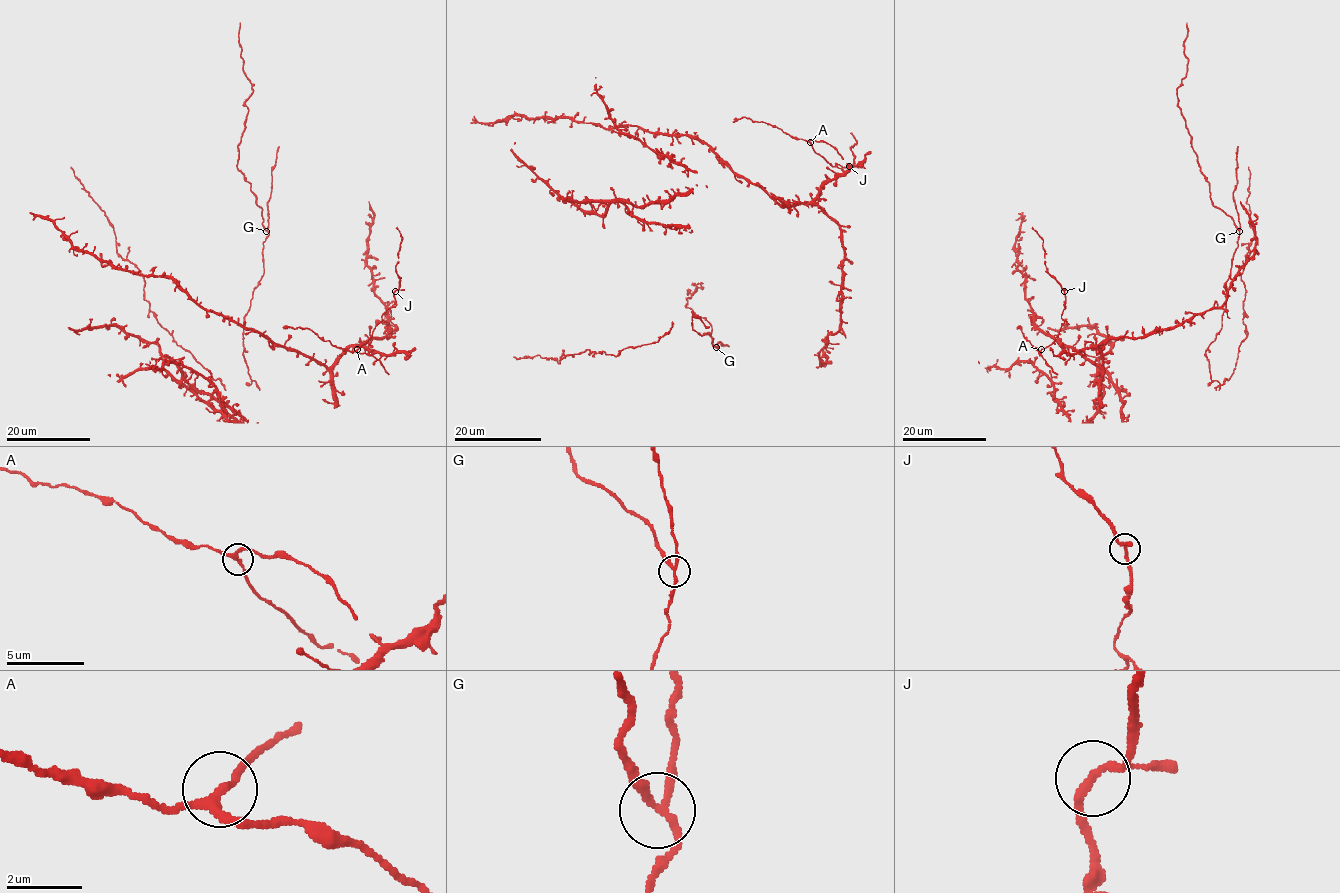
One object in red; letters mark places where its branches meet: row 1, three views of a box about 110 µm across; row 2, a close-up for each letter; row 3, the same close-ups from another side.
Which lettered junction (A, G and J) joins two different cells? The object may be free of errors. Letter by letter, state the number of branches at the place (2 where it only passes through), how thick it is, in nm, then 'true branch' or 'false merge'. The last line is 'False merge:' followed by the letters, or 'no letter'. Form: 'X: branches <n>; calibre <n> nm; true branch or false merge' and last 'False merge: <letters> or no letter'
A: branches 3; calibre 190 nm; true branch
G: branches 3; calibre 180 nm; false merge
J: branches 3; calibre 160 nm; true branch
False merge: G

